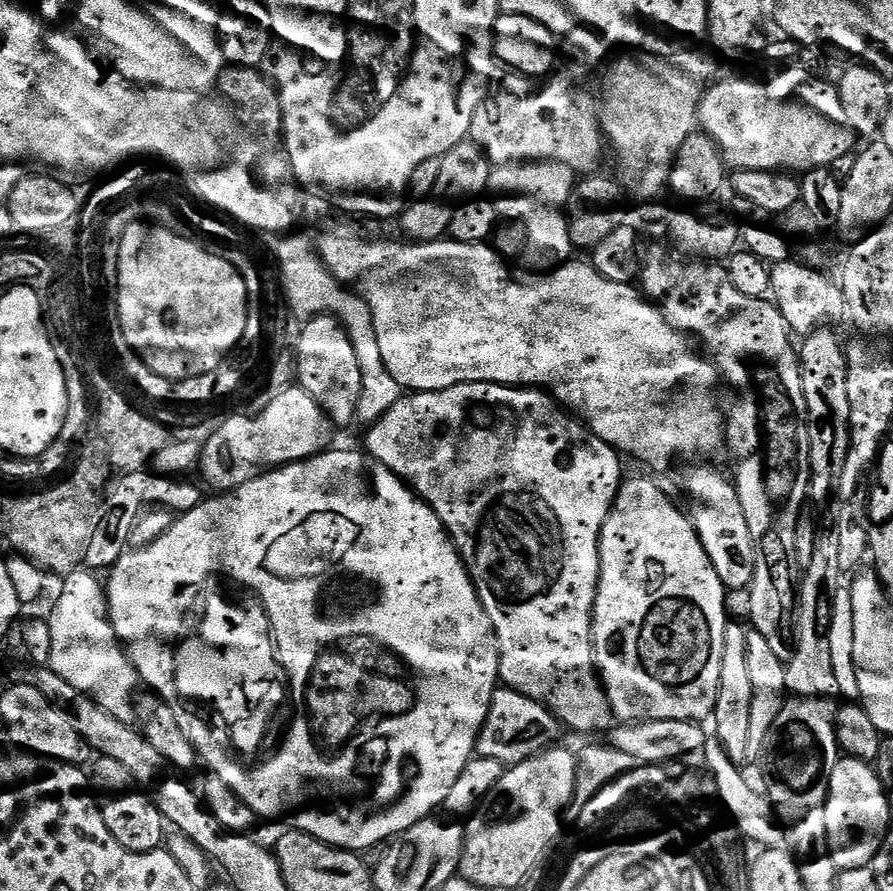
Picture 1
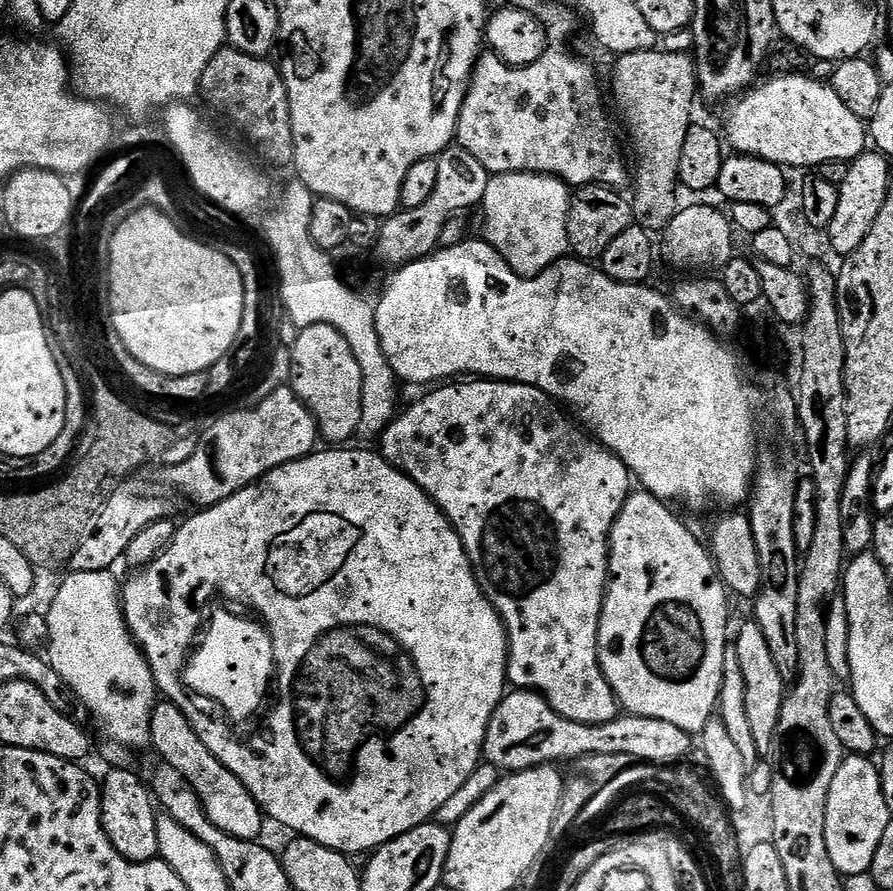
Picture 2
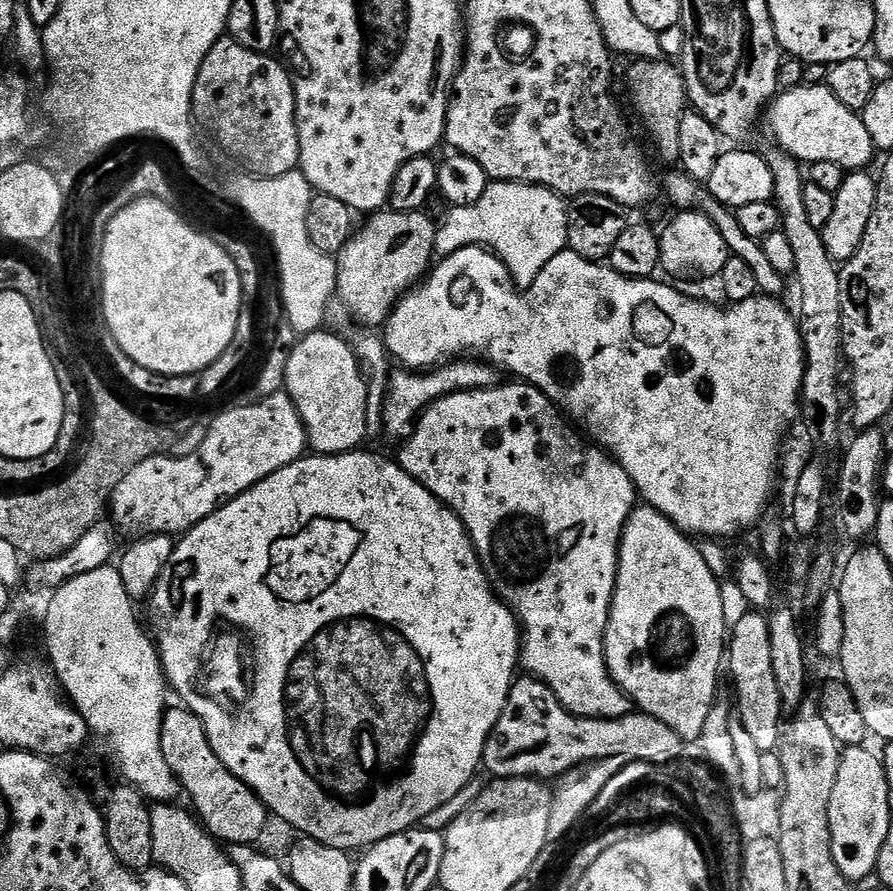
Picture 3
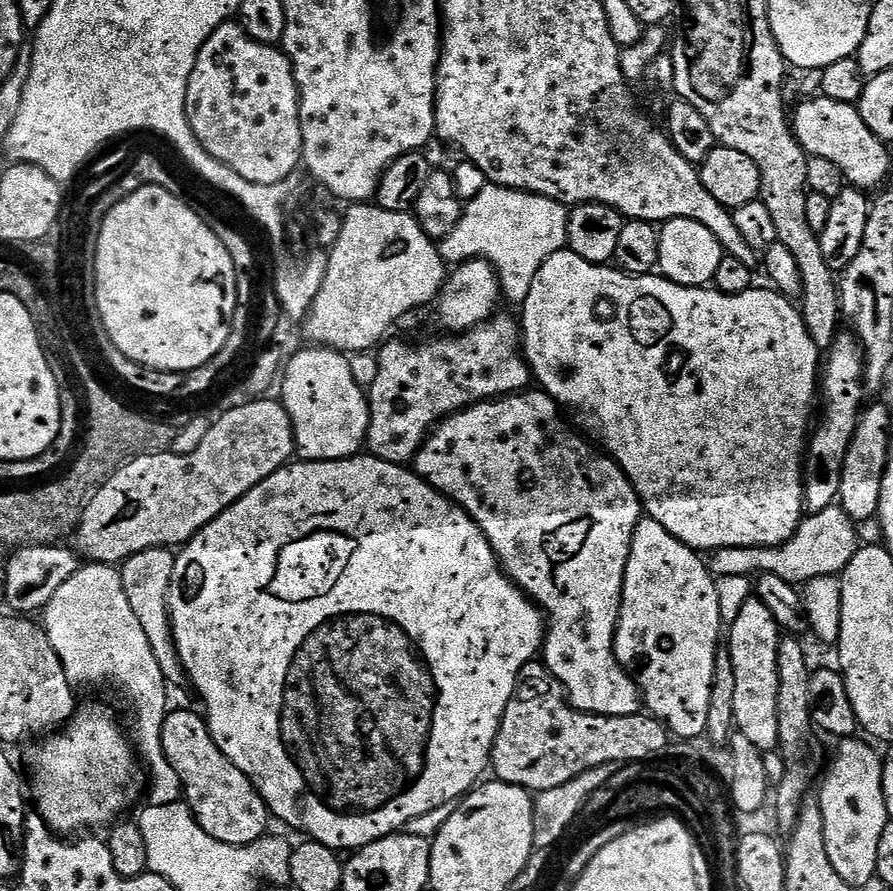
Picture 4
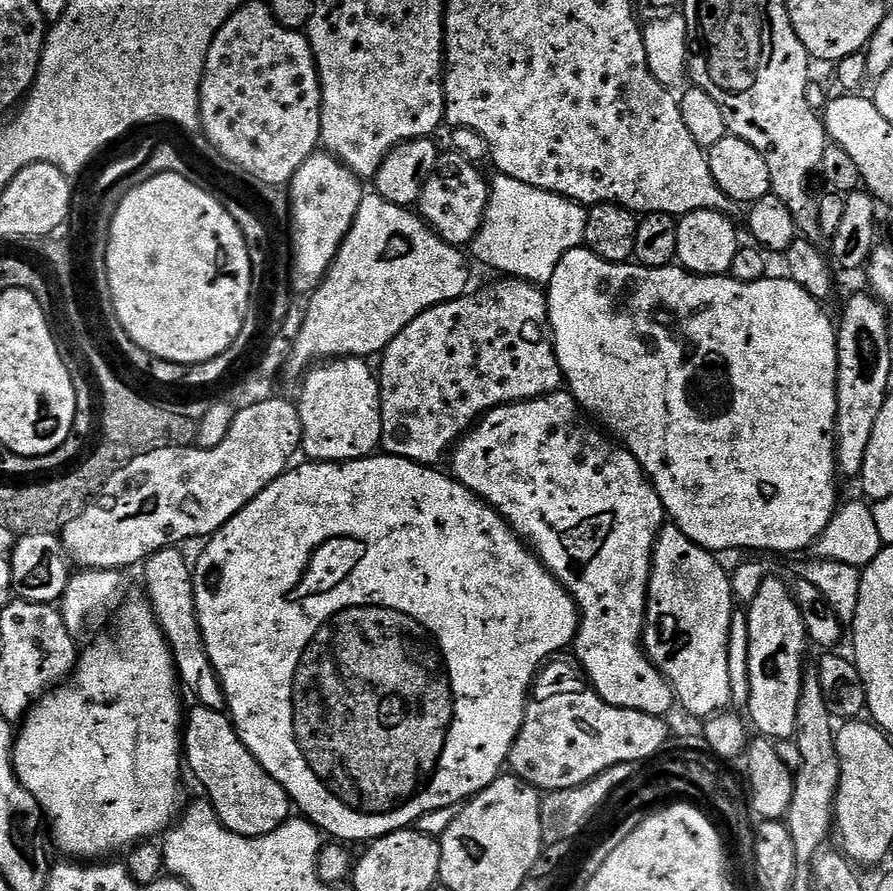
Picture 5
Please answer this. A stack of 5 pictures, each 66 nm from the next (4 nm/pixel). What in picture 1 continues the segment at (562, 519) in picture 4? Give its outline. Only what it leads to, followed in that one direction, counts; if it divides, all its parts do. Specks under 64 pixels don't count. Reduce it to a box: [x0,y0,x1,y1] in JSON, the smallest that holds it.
[363,384,622,733]

